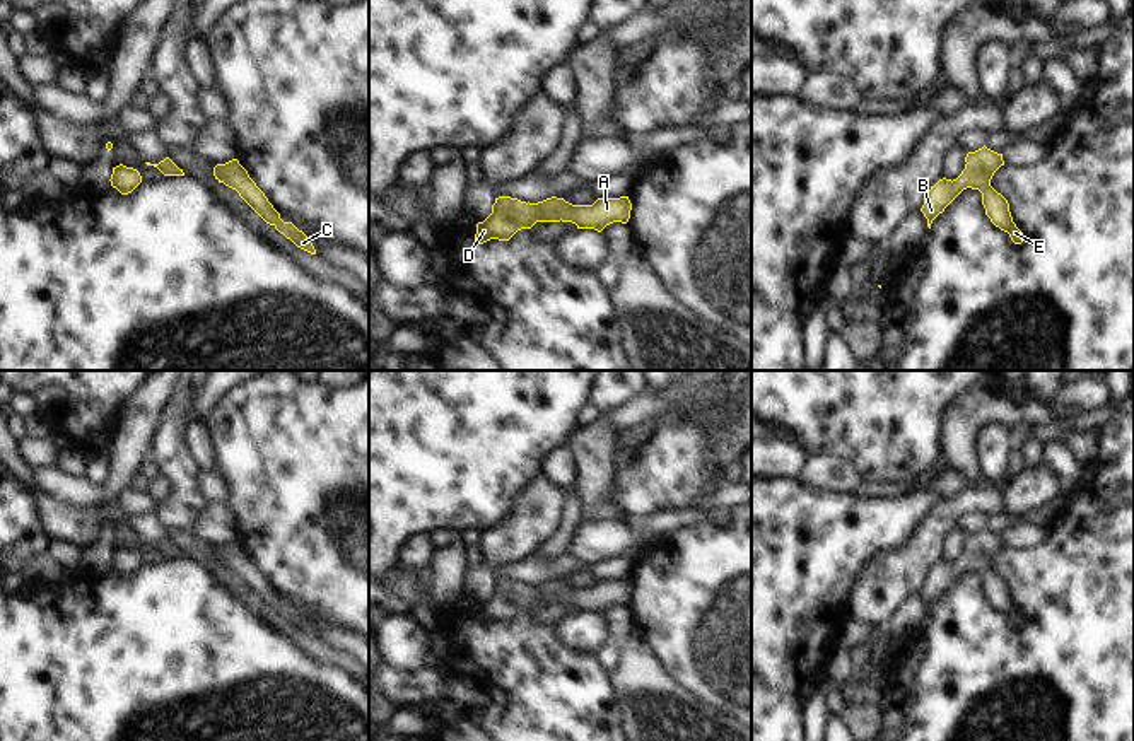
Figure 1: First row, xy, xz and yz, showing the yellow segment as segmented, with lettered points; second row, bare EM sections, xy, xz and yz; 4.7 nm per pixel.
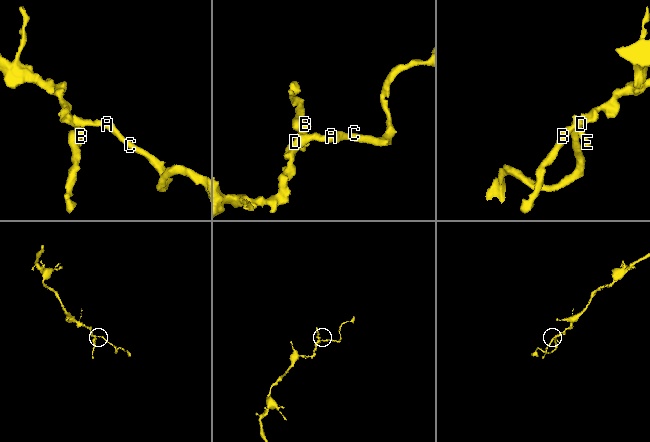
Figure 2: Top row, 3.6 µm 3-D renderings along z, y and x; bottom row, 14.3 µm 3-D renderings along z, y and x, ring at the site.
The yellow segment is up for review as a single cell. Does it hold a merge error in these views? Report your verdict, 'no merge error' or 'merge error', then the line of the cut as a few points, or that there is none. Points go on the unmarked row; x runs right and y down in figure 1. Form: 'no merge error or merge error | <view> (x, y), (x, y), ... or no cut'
no merge error | no cut

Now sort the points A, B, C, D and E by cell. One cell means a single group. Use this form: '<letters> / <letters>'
A B C D E

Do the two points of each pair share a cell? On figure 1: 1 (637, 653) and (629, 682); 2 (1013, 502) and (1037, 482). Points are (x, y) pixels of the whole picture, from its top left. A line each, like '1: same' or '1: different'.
1: same
2: same

